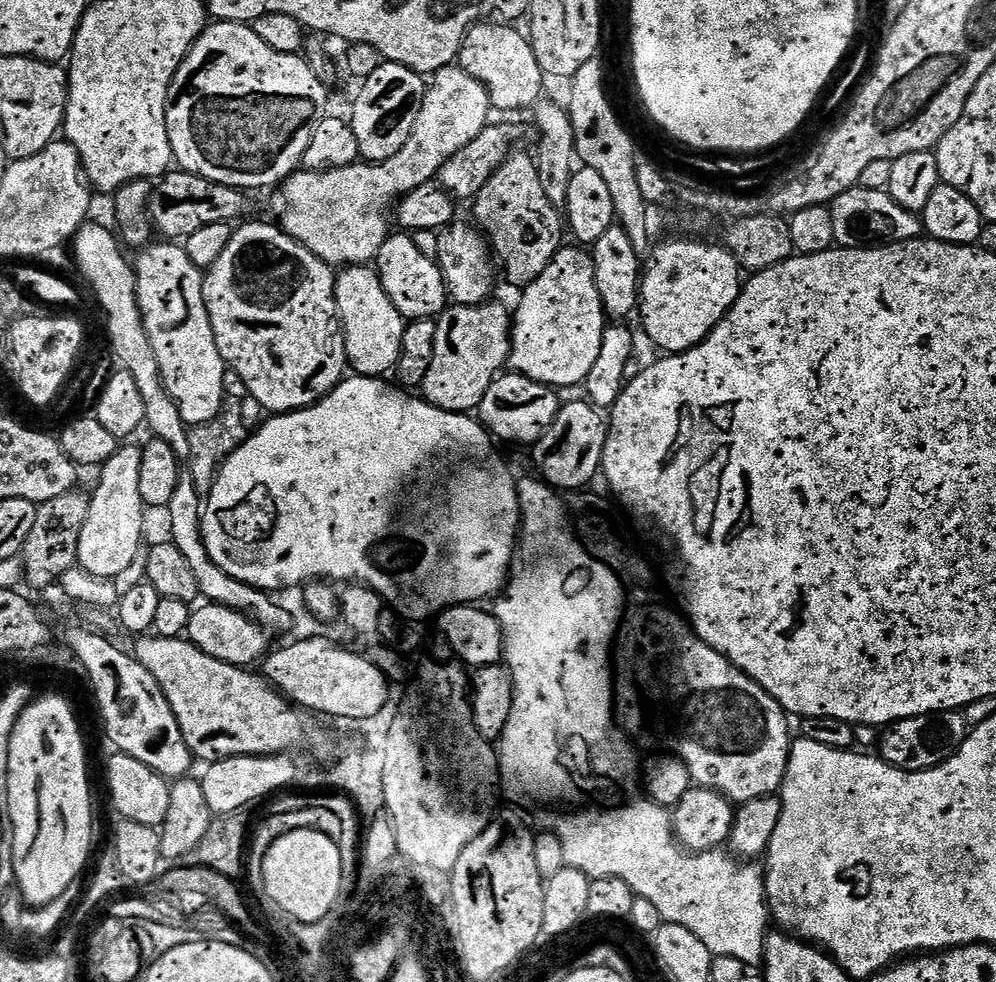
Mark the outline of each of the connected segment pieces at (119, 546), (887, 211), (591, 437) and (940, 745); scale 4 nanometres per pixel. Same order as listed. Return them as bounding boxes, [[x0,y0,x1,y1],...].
[[78,446,146,581],[830,187,922,248],[534,399,609,490],[878,710,969,772]]

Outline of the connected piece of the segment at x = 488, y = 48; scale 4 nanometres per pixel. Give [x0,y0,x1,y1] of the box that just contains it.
[458,22,544,112]

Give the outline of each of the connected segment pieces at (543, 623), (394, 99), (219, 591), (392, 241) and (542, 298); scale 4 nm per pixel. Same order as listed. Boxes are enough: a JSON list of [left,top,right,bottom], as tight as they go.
[[494,479,770,966],[350,62,426,162],[166,474,292,632],[374,235,450,321],[507,246,606,390]]

